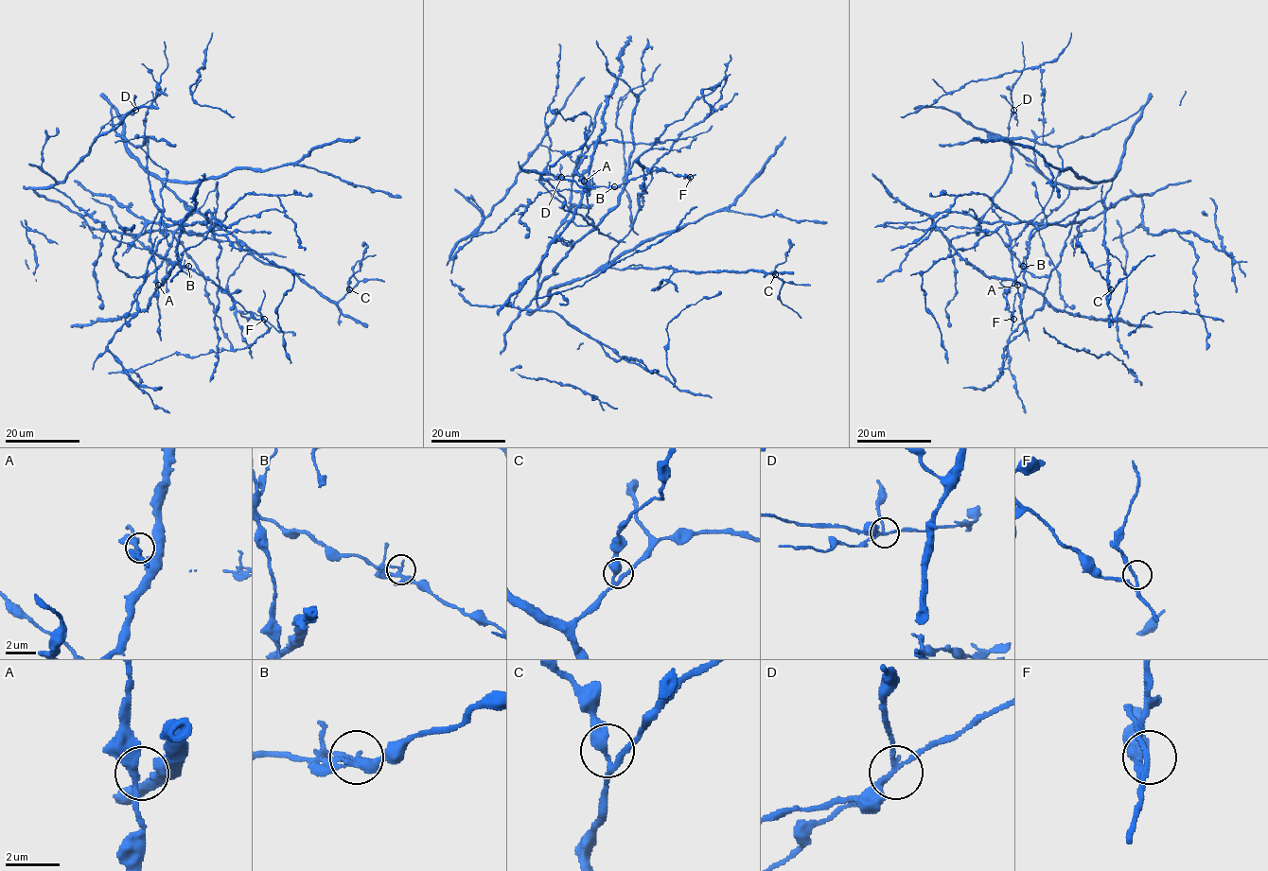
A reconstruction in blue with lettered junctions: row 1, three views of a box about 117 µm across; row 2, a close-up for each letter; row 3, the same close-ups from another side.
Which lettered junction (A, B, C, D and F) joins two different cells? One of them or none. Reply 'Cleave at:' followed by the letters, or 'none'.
Cleave at: D

